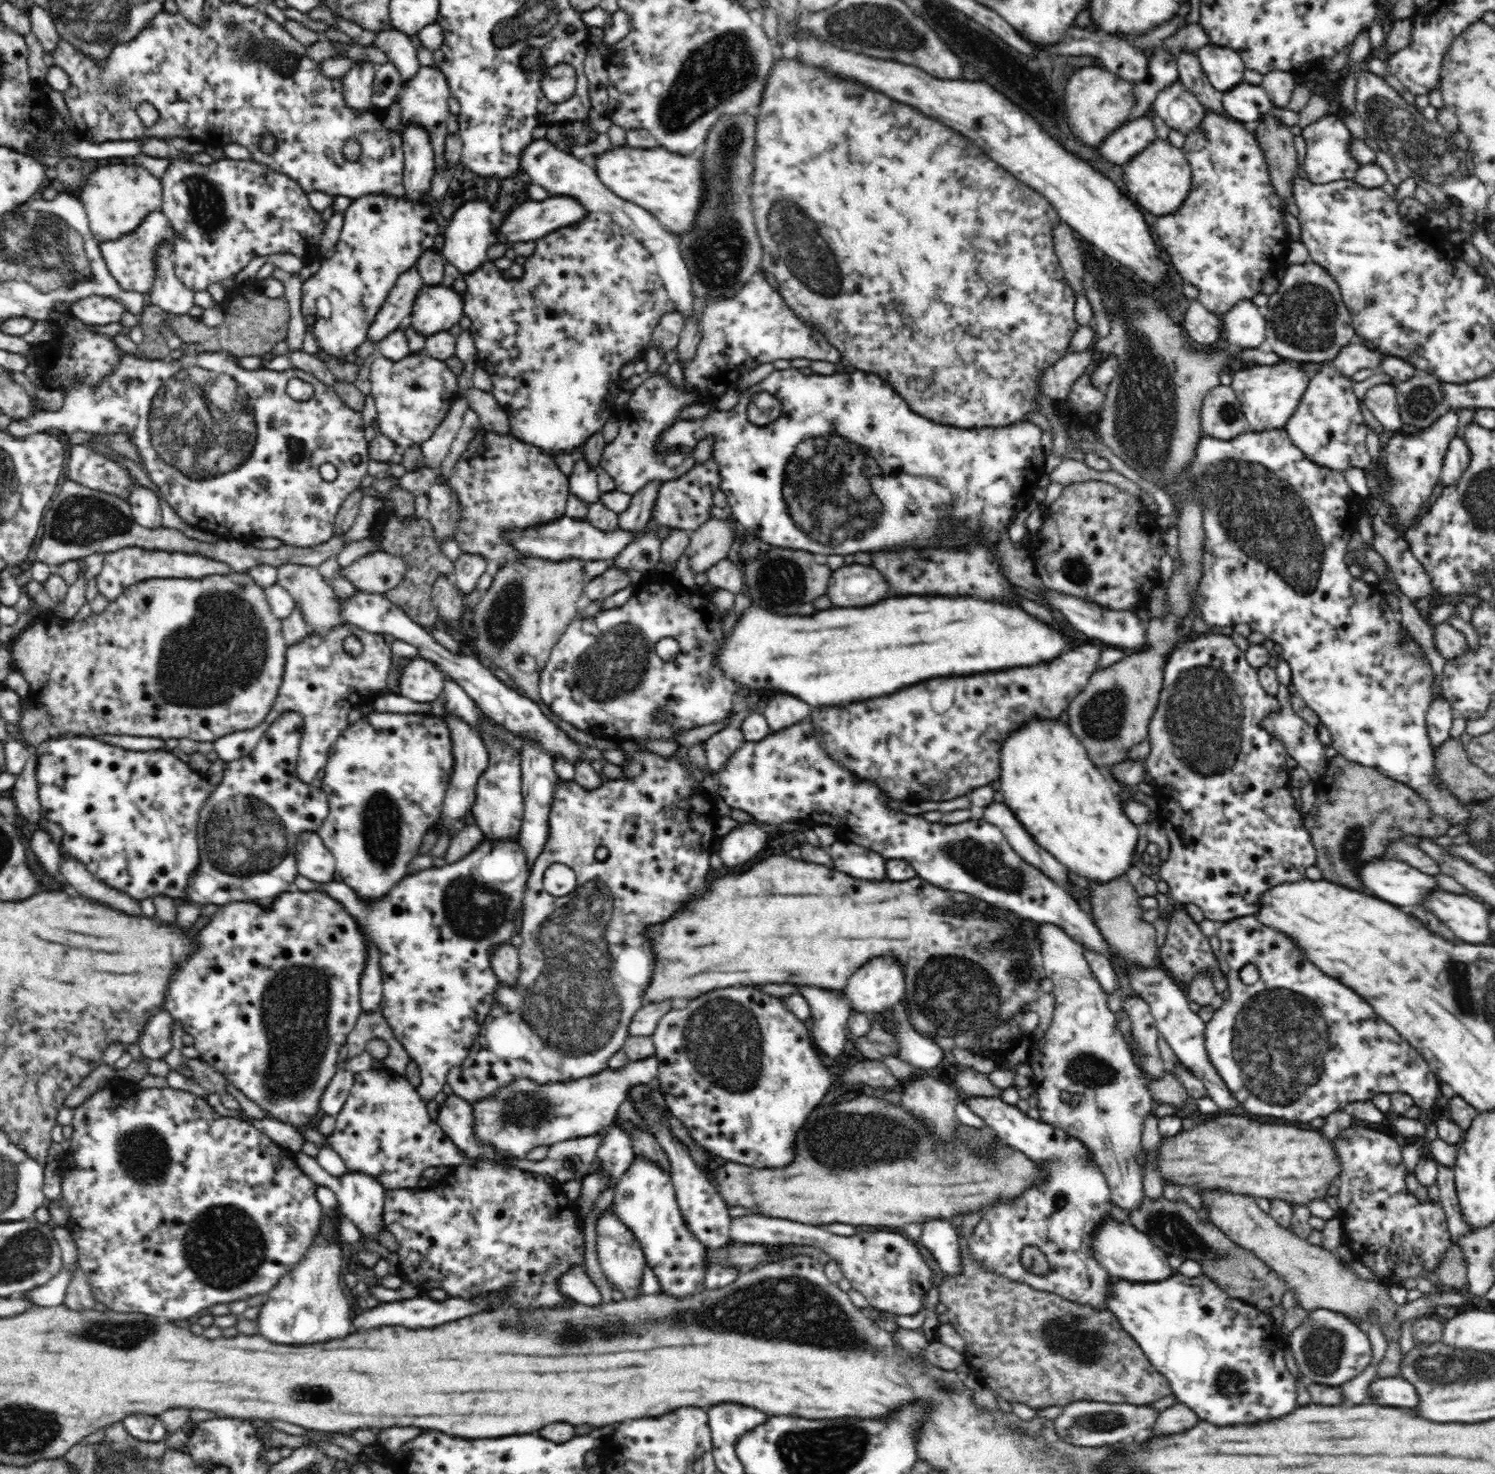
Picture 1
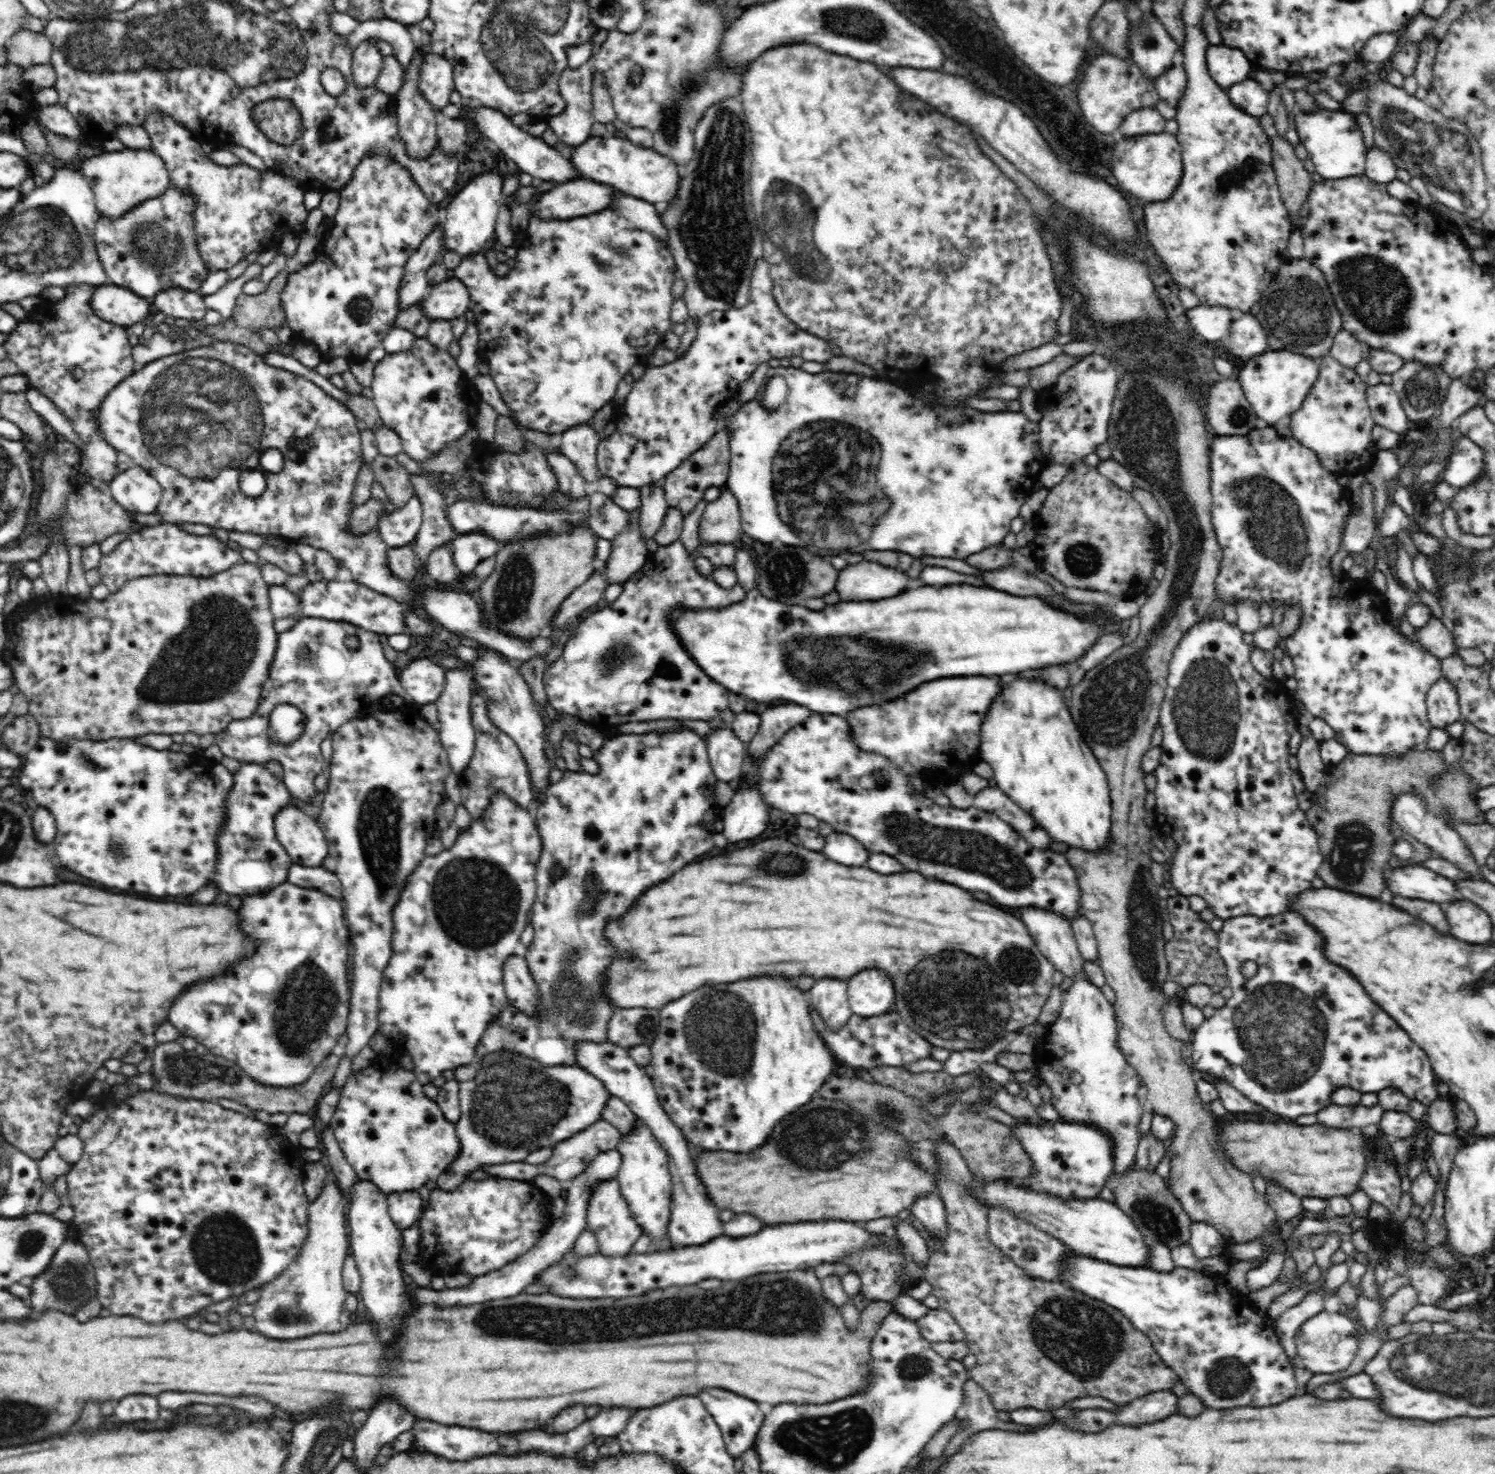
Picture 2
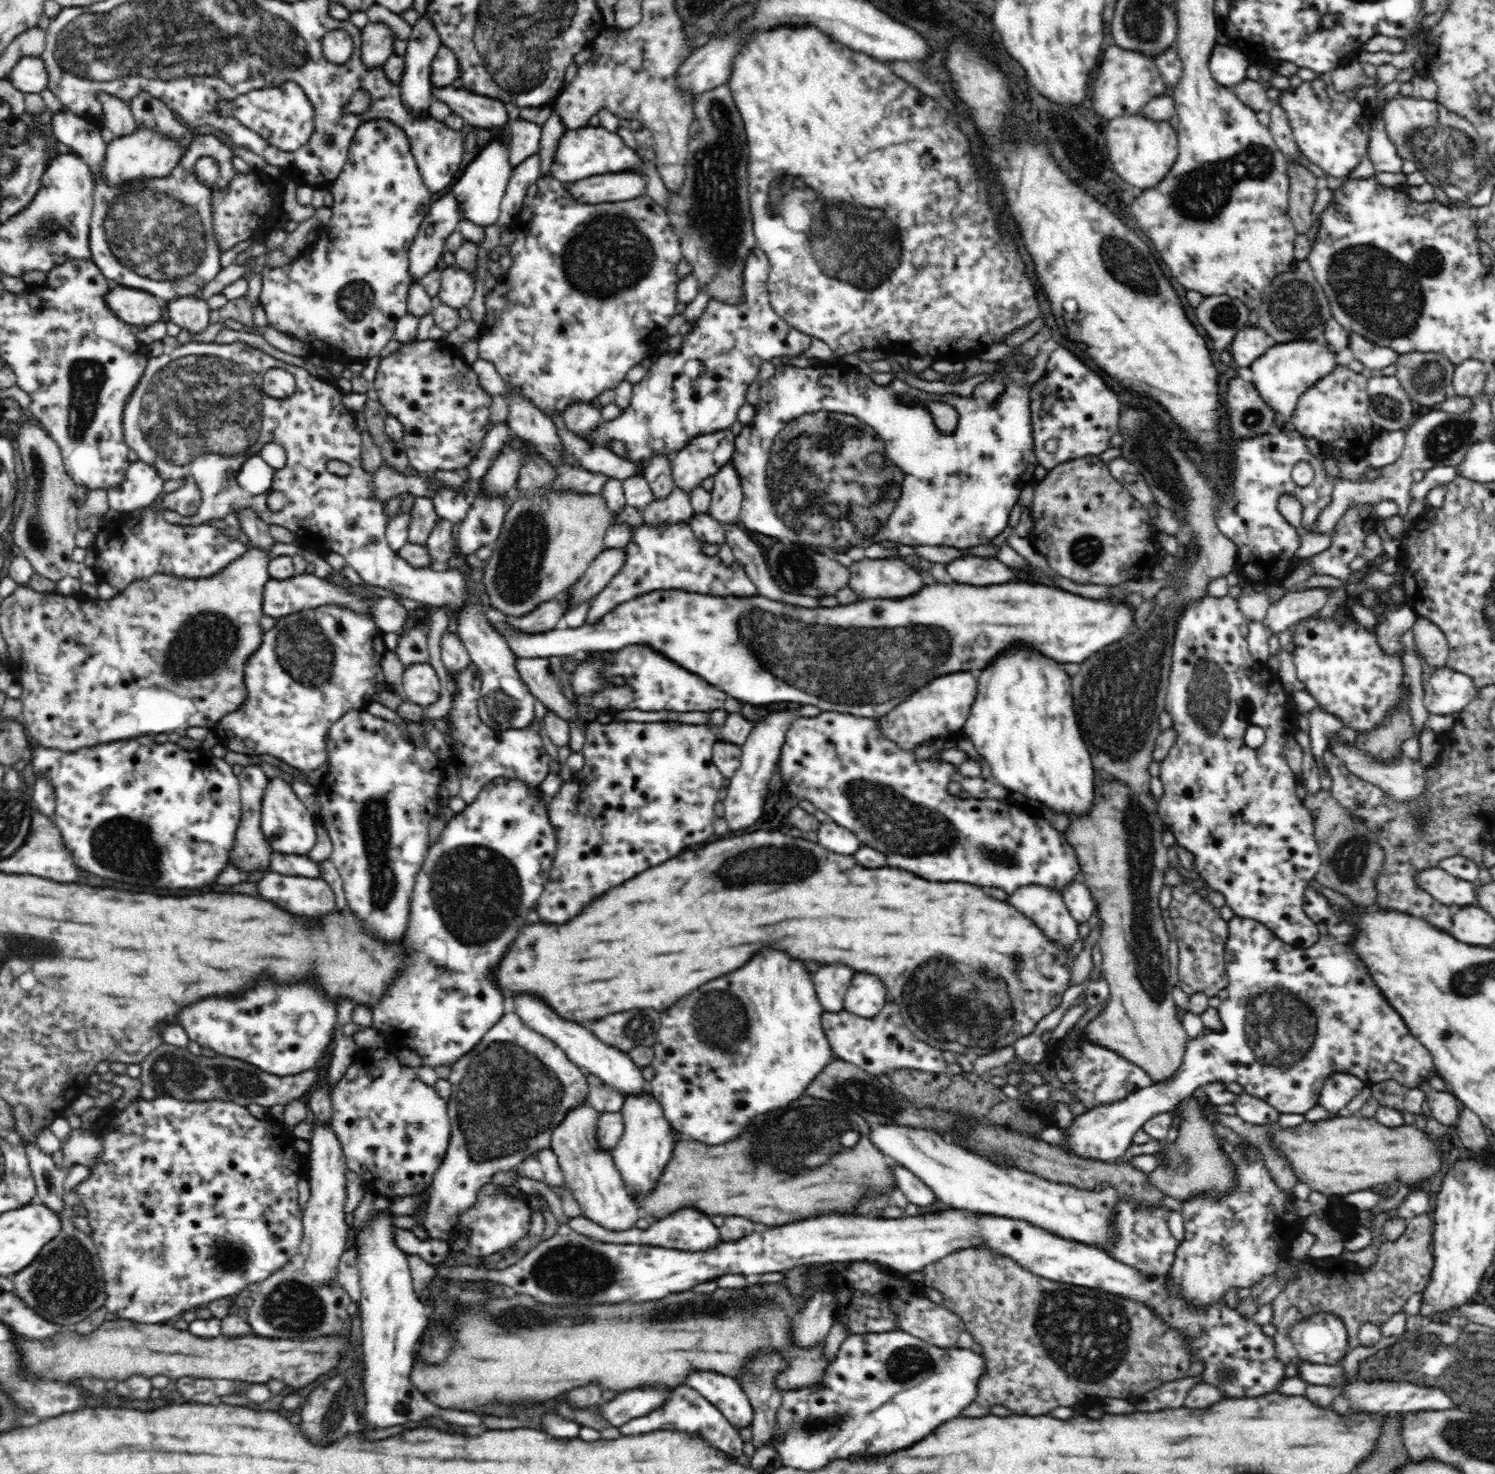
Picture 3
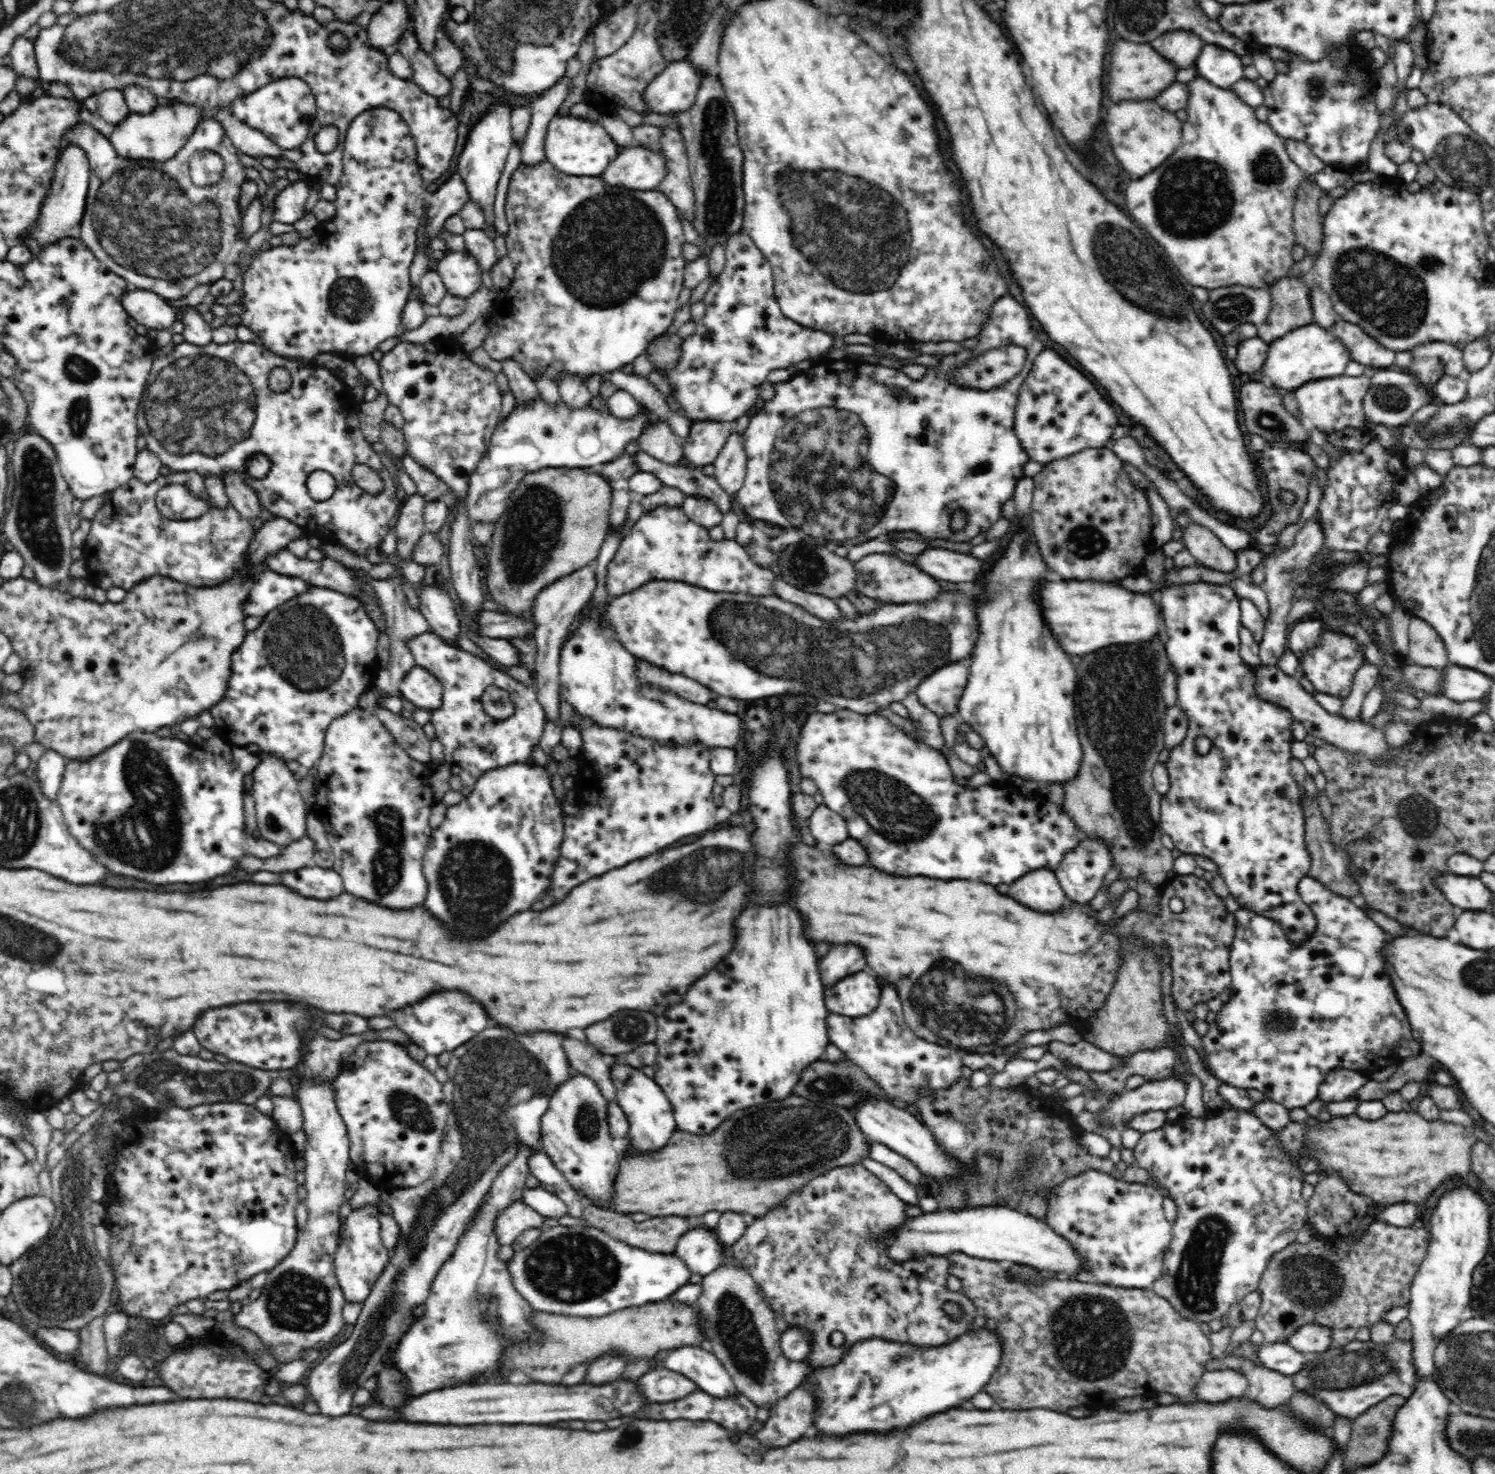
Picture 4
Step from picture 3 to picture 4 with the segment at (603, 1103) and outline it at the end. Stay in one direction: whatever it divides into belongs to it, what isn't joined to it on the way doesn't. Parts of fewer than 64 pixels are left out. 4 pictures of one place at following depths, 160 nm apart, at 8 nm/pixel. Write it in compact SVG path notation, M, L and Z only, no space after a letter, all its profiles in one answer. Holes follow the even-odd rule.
M564 1038L562 1048L570 1061L573 1071L591 1078L602 1096L608 1101L614 1101L616 1087L610 1078L610 1066L613 1064L613 1055L602 1054L588 1040Z

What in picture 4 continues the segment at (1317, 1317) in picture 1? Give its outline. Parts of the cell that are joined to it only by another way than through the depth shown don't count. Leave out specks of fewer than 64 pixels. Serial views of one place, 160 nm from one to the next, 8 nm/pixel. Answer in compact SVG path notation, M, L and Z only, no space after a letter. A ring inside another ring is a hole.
M1308 1323L1290 1334L1287 1343L1305 1354L1324 1352L1332 1347L1332 1331L1324 1325Z

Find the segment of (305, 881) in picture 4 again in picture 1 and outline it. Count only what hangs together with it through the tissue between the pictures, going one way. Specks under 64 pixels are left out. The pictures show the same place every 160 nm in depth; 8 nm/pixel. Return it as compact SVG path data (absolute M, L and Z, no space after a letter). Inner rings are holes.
M298 890L280 894L274 902L263 907L254 902L232 902L228 906L218 908L212 920L198 932L200 948L196 948L174 972L172 982L168 986L168 996L164 1008L175 1021L180 1021L184 1032L194 1036L193 1046L200 1052L199 1059L213 1066L232 1086L235 1086L246 1098L268 1112L273 1120L288 1124L294 1129L307 1126L321 1109L319 1102L324 1094L324 1088L336 1074L338 1050L347 1042L348 1034L352 1032L357 1018L361 1015L360 976L366 966L368 949L364 943L364 935L358 929L355 918L345 910L345 907L324 891L302 892Z

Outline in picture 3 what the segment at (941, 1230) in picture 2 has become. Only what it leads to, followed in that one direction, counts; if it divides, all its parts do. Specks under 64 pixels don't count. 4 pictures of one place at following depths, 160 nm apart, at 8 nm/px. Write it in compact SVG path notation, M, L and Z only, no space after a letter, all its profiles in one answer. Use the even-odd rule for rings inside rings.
M900 1164L892 1166L896 1184L910 1204L932 1206L936 1202L937 1196L928 1185L920 1181L920 1178Z

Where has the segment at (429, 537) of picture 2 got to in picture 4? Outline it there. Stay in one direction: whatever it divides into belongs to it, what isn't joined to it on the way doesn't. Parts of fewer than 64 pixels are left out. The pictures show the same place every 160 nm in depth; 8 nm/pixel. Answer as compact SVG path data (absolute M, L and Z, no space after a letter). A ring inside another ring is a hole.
M418 493L408 496L403 501L398 521L393 528L396 531L396 552L399 559L409 559L415 547L425 533L424 522L425 498Z

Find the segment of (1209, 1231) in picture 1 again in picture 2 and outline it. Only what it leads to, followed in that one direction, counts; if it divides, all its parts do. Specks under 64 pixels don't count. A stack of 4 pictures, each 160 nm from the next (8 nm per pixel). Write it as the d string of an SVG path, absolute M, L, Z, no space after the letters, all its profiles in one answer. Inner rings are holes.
M1135 1162L1130 1167L1133 1170L1122 1177L1112 1174L1107 1179L1105 1187L1113 1190L1114 1202L1135 1222L1138 1230L1145 1236L1147 1245L1163 1243L1170 1250L1181 1245L1188 1245L1191 1240L1190 1226L1193 1220L1183 1209L1182 1203L1157 1173L1150 1173Z

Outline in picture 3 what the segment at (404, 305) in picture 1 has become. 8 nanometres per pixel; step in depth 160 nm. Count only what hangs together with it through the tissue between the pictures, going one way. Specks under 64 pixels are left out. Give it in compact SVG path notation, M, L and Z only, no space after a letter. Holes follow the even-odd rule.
M452 191L430 205L430 213L420 224L408 253L411 283L420 282L436 268L446 251L444 245L448 236L458 229L462 218L459 202Z

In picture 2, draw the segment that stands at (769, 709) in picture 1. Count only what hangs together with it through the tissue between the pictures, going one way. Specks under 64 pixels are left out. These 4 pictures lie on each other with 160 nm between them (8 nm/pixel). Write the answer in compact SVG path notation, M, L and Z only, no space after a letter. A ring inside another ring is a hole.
M782 704L776 708L770 708L760 717L760 728L756 732L756 736L746 744L746 752L752 755L753 760L762 760L763 756L774 746L780 742L780 738L784 736L793 726L804 722L812 714L809 708L802 705Z

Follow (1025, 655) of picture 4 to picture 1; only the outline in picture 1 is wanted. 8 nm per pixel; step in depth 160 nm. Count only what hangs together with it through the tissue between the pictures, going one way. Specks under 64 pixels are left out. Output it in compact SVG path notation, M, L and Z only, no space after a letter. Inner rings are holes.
M1032 718L1012 730L1012 734L1000 746L1001 783L1003 802L1024 825L1030 836L1050 854L1094 884L1110 882L1133 866L1134 852L1138 844L1138 828L1127 817L1120 804L1113 781L1102 768L1096 767L1081 745L1079 738L1066 723L1060 720Z

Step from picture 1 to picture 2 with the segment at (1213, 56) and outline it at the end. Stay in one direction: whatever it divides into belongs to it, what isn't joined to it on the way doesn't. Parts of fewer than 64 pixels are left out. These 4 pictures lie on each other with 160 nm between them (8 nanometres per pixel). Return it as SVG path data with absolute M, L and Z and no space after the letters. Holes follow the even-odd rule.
M1224 44L1210 45L1205 57L1211 77L1224 89L1250 78L1254 70L1247 55Z

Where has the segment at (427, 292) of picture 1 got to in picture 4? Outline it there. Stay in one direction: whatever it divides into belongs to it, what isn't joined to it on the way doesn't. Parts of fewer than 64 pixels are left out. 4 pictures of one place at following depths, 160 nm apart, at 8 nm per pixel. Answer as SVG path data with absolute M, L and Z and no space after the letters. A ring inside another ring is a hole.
M469 250L447 251L437 266L448 295L468 299L482 286L480 264Z

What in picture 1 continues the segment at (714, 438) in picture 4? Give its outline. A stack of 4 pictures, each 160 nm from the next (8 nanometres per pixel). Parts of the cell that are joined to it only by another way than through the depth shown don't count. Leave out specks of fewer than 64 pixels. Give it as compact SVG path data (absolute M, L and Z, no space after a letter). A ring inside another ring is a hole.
M713 456L703 463L696 463L686 474L680 478L663 481L653 510L653 518L659 526L667 528L680 528L692 532L700 528L706 520L712 518L712 495L719 489L720 473L718 463Z

